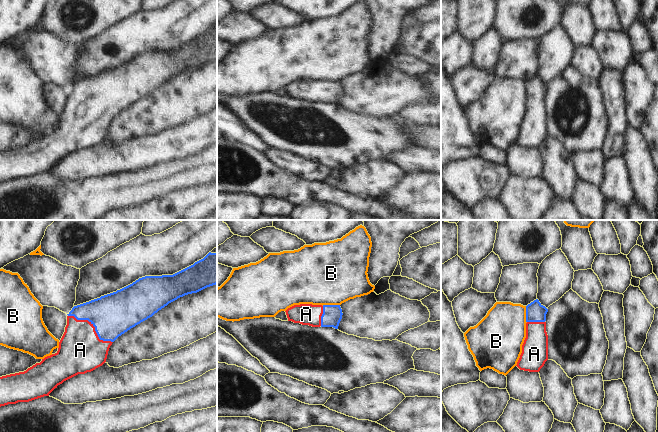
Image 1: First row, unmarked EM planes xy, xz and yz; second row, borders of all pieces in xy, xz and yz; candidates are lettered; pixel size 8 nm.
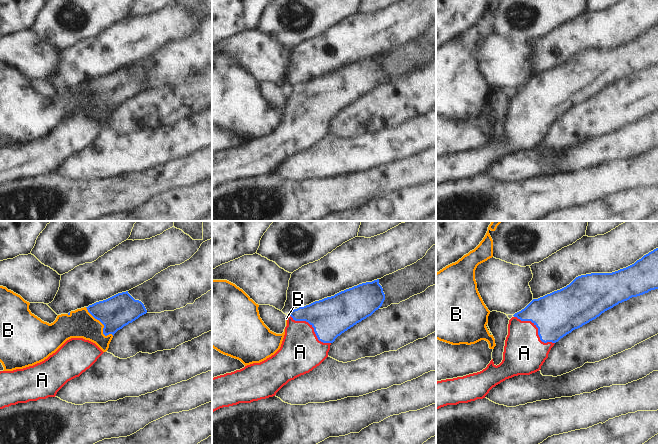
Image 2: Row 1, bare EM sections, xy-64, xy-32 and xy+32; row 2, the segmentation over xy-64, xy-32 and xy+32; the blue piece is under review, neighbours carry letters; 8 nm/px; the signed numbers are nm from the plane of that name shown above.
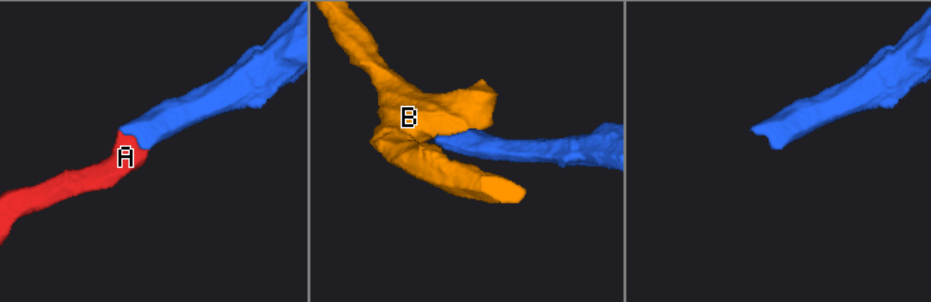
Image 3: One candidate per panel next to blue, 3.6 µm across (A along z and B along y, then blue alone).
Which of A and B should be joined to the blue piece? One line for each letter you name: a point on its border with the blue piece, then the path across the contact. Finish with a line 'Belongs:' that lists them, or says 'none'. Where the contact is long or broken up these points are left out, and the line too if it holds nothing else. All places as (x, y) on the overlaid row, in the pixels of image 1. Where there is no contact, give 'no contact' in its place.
A: xy (93, 325) | across xy (112, 315), (93, 325), (86, 344), (80, 350)
Belongs: A

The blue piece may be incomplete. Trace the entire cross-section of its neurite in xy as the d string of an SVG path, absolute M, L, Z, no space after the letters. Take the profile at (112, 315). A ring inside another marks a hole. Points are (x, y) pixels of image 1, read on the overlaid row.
M209 252L203 259L173 275L145 276L116 292L74 306L67 314L65 332L59 342L58 351L55 354L45 357L40 363L36 363L24 372L0 377L0 407L49 396L64 381L78 374L85 374L95 370L106 362L109 348L119 336L152 317L159 310L178 298L197 293L216 284L217 253Z

